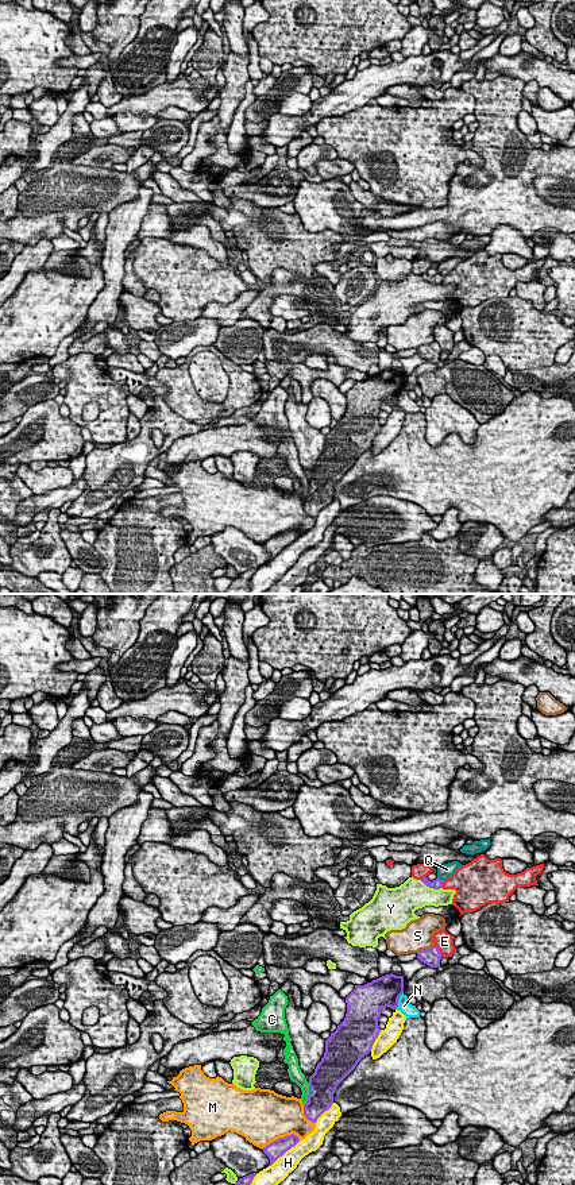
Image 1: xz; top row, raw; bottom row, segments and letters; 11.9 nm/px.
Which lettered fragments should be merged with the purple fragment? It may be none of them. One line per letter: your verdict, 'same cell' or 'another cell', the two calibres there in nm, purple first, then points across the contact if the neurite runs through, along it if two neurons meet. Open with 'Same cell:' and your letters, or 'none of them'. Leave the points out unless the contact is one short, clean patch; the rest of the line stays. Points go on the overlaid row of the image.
Same cell: Q
C: another cell; calibres 320 and 160 nm
E: another cell; calibres 200 and 220 nm
H: another cell; calibres 200 and 220 nm
M: another cell; calibres 200 and 480 nm
N: another cell; calibres 360 and 160 nm
Q: same cell; calibres 130 and 160 nm; way xz (436, 884), (439, 879), (447, 869)
S: another cell; calibres 200 and 360 nm
Y: another cell; calibres 130 and 360 nm

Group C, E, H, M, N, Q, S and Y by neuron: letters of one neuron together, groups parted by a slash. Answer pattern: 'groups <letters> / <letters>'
groups C / E / H / M / N / Q / S / Y

